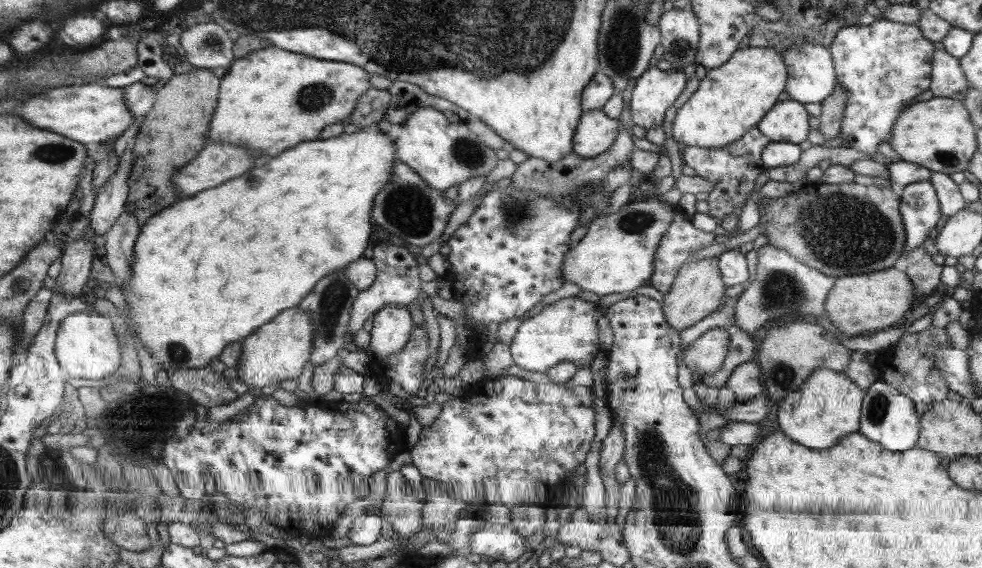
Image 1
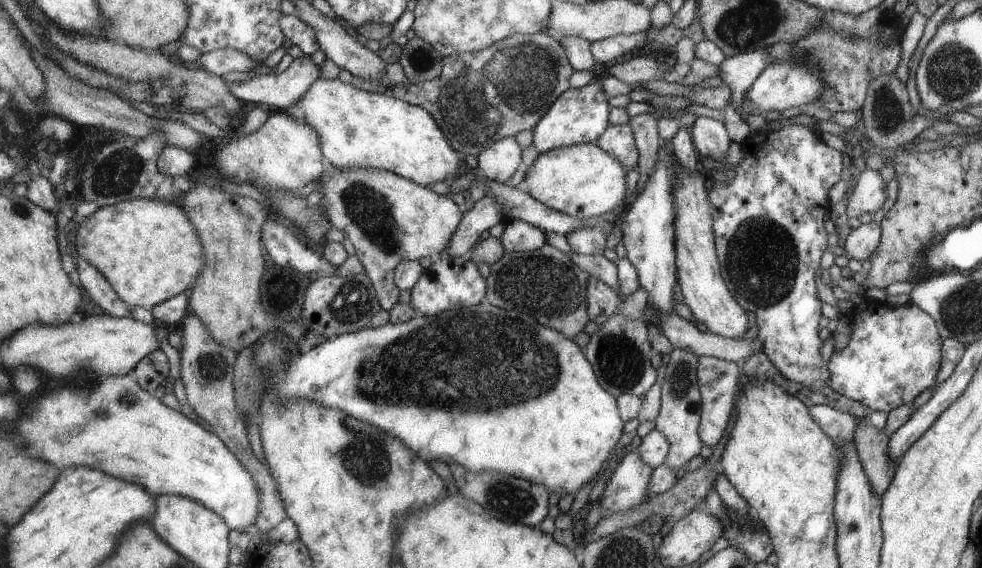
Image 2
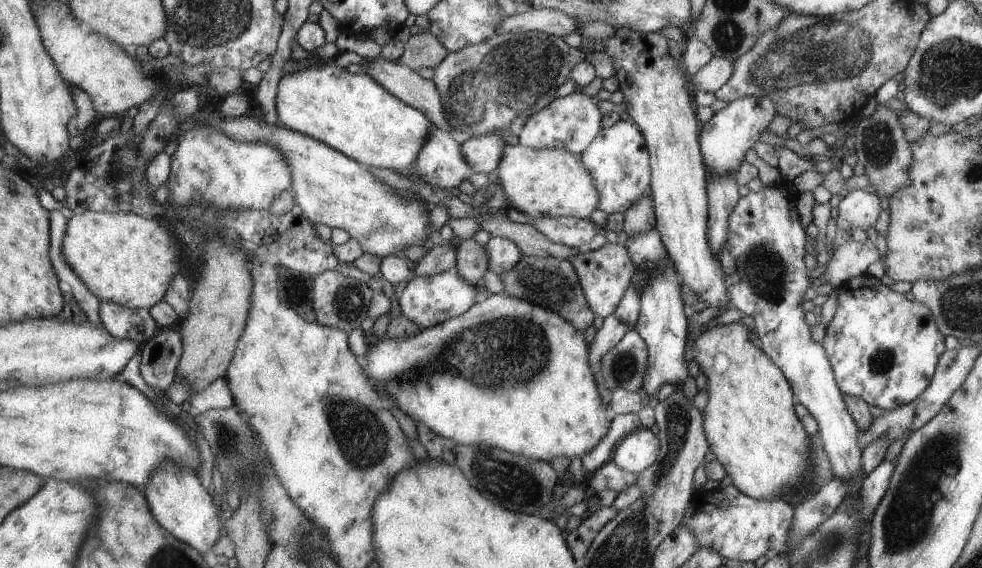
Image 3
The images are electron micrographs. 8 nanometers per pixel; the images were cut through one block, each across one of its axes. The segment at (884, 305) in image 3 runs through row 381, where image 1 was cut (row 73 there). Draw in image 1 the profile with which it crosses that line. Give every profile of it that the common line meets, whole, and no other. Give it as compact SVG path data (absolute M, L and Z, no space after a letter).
M879 19L866 26L857 24L838 30L828 48L837 72L837 86L843 88L848 97L840 130L842 145L853 148L857 153L871 159L881 142L890 142L891 128L899 112L906 108L905 102L910 105L915 103L913 98L917 98L930 86L933 46L931 41L921 35L916 23L898 24L891 20Z

